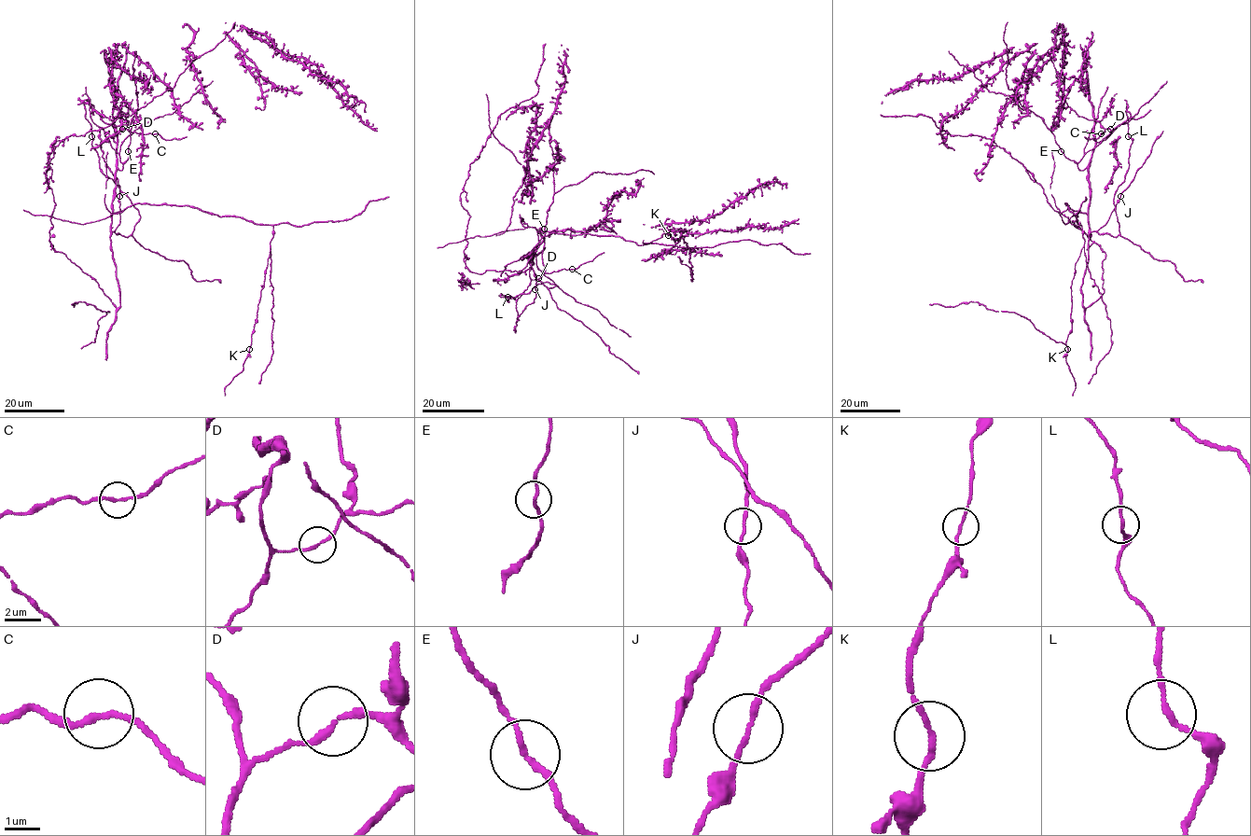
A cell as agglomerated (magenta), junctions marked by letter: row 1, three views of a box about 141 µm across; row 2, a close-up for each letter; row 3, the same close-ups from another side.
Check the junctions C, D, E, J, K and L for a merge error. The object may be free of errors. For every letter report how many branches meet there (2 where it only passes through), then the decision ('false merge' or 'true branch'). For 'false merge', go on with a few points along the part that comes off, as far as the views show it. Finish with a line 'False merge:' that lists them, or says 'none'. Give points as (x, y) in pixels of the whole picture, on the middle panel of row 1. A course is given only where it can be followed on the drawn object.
C: branches 2; true branch
D: branches 2; true branch
E: branches 2; true branch
J: branches 2; true branch
K: branches 2; true branch
L: branches 2; true branch
False merge: none

